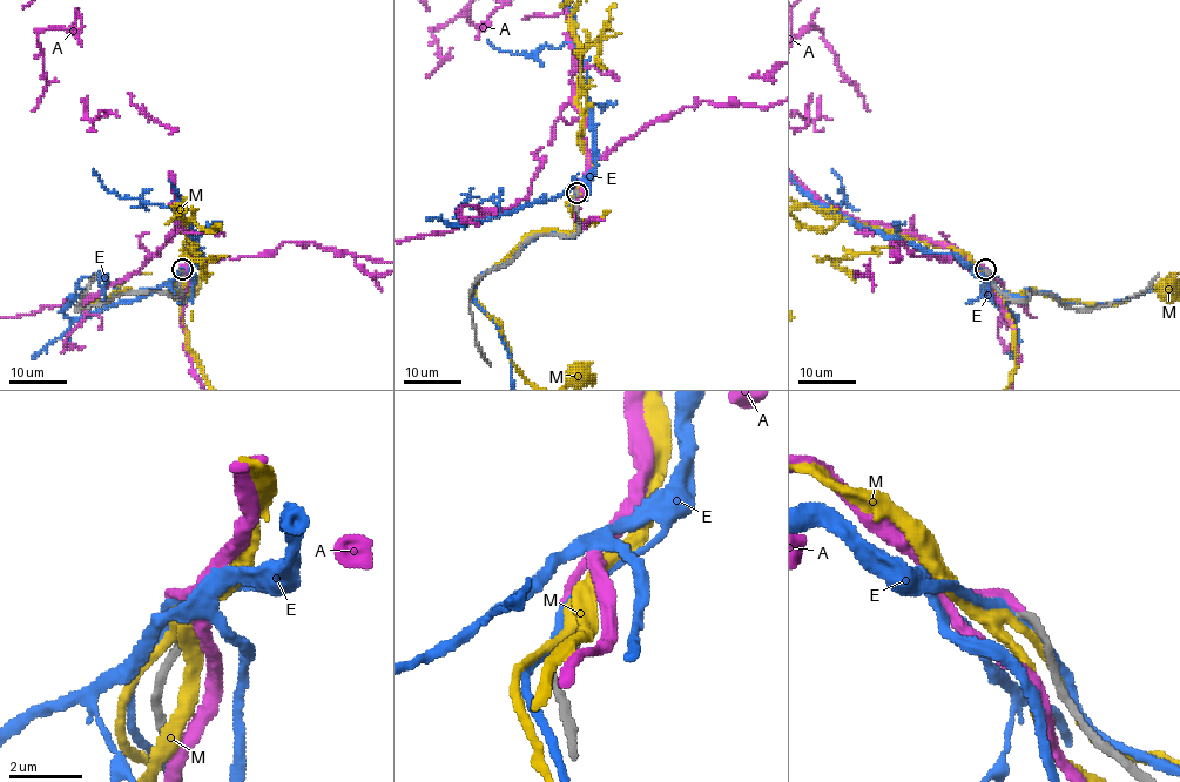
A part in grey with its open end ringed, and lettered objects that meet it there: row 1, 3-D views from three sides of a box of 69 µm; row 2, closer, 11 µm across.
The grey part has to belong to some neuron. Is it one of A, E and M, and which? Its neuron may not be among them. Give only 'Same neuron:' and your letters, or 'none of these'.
Same neuron: A

